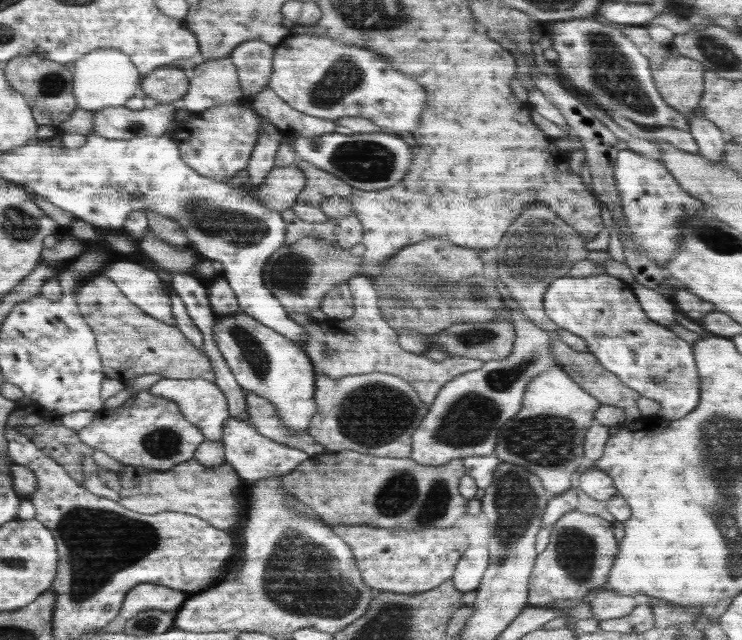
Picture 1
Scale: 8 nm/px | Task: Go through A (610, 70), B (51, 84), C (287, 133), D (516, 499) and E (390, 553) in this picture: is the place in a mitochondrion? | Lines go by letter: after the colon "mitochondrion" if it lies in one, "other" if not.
A: mitochondrion
B: mitochondrion
C: other
D: mitochondrion
E: other

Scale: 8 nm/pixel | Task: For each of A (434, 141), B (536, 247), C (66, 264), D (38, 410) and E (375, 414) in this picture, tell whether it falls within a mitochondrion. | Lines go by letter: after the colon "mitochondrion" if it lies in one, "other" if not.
A: other
B: mitochondrion
C: other
D: other
E: mitochondrion

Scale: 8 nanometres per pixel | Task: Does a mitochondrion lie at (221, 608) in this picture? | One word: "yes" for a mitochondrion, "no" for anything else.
no

